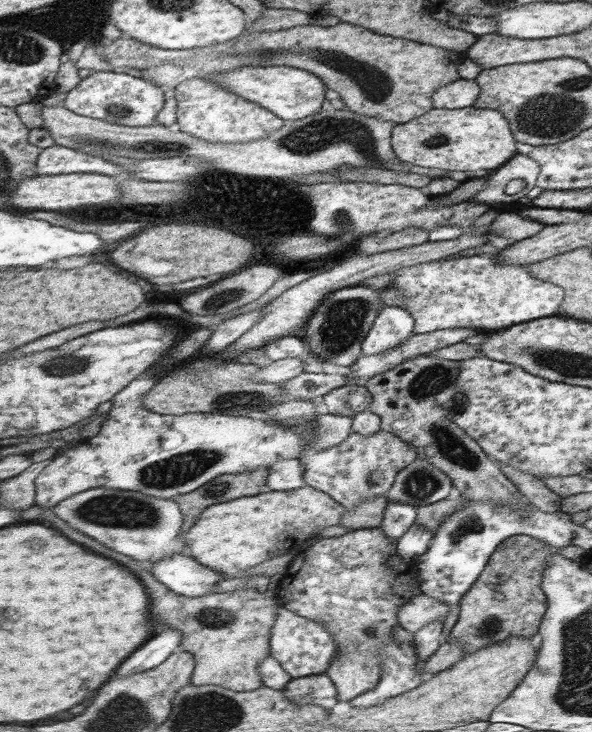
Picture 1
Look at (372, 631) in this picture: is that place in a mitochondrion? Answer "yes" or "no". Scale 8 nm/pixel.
yes

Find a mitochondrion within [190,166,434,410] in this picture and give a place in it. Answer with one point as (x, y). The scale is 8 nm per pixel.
(339, 326)

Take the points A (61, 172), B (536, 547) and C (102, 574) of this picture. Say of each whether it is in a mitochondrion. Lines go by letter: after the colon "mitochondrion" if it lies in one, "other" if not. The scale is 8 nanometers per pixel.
A: other
B: other
C: other

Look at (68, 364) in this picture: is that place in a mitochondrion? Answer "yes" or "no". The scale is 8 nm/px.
yes

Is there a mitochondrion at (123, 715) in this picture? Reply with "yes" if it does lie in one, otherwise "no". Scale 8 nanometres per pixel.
yes

